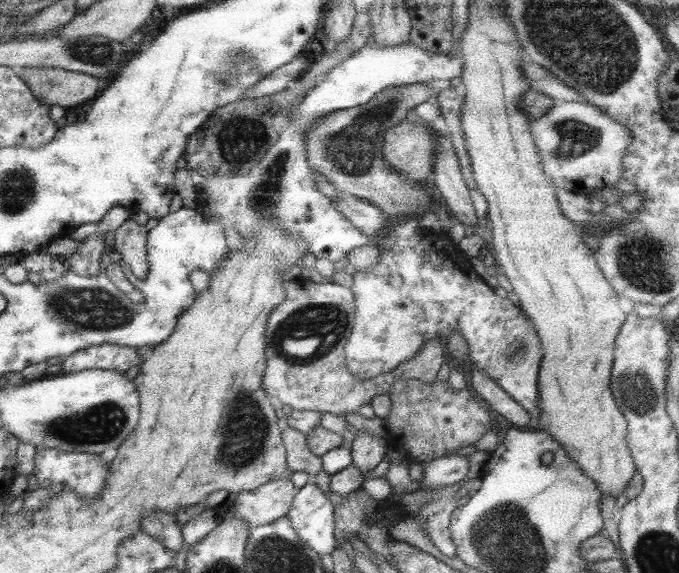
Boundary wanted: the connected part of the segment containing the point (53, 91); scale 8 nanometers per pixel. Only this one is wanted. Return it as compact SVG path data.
M23 68L18 71L29 91L48 108L59 106L66 111L80 103L93 100L98 92L98 80L59 68Z

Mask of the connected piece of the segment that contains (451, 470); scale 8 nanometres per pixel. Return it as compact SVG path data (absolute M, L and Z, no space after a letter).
M449 455L436 458L423 465L421 488L435 489L435 487L451 486L465 477L469 470L467 456Z

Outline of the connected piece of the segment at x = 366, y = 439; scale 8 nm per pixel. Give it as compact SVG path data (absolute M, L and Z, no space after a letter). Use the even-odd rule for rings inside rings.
M358 432L348 438L347 445L351 452L351 464L364 476L367 470L371 470L383 460L388 444L384 437Z

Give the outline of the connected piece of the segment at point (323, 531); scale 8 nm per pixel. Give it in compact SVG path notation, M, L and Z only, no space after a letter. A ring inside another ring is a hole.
M313 482L305 483L293 496L285 516L302 544L318 556L334 550L333 507Z

